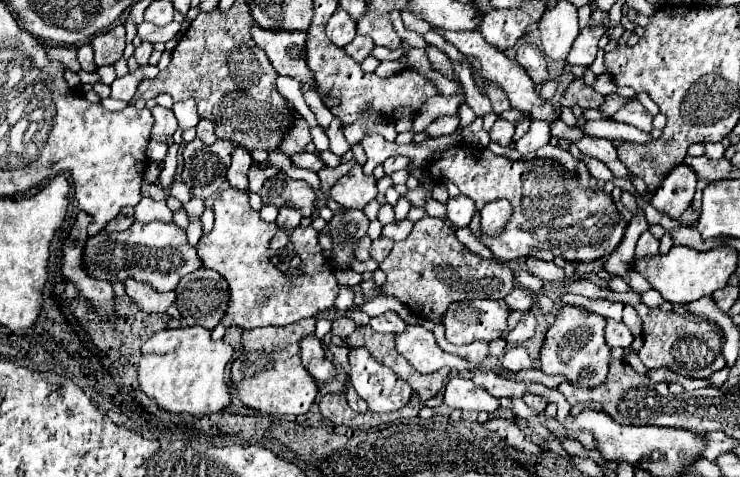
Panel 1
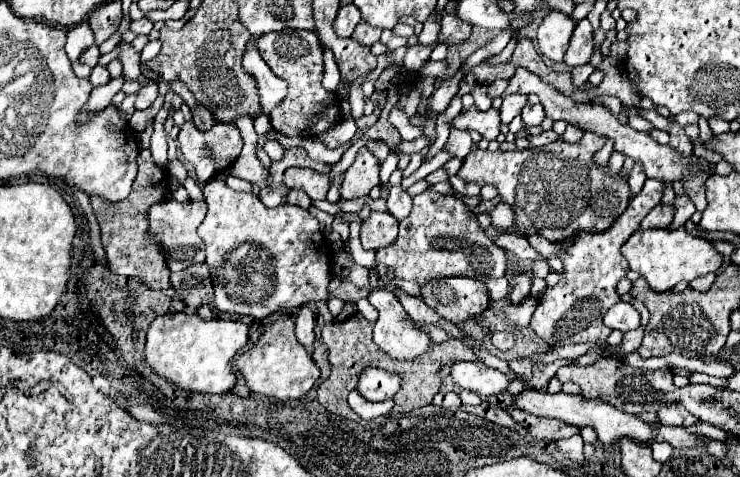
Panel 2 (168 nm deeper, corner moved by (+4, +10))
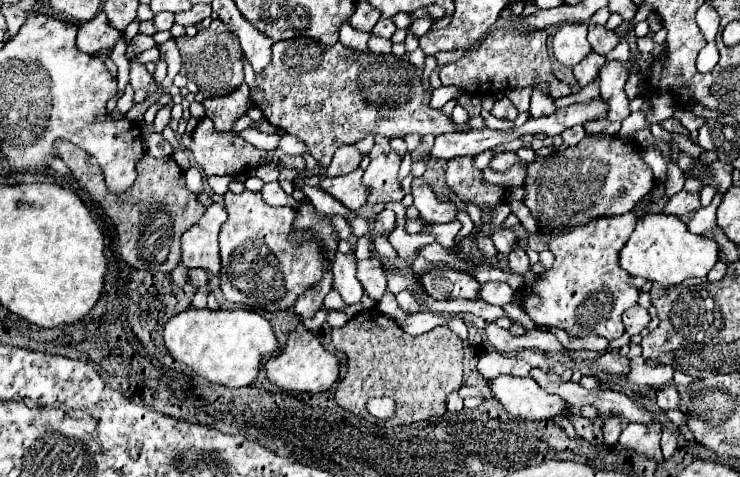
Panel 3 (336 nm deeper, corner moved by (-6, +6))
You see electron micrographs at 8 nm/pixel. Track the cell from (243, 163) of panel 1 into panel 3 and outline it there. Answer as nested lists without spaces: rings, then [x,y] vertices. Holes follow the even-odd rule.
[[[242,82],[240,88],[236,88],[228,96],[206,98],[202,104],[206,108],[206,116],[216,124],[218,132],[231,131],[234,123],[252,106],[250,88],[246,82]]]

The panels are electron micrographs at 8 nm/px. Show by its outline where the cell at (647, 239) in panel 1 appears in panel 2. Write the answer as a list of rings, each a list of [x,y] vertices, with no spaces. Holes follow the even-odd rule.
[[[654,206],[652,212],[642,220],[640,228],[642,230],[652,230],[652,228],[668,228],[670,222],[672,222],[672,216],[674,216],[674,210],[672,208],[664,208],[664,206]]]

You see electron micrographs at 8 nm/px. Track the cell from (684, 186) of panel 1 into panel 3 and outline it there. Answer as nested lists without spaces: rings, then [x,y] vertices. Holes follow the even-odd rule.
[[[628,212],[624,216],[616,218],[596,218],[588,224],[576,226],[568,232],[562,232],[548,242],[548,250],[554,254],[554,266],[544,270],[534,284],[522,286],[518,292],[522,294],[522,308],[524,312],[538,324],[538,326],[550,326],[550,328],[564,328],[570,336],[604,336],[608,340],[618,338],[624,332],[622,314],[626,308],[634,306],[638,302],[638,290],[630,284],[630,274],[616,264],[616,254],[620,252],[624,240],[628,240],[636,220],[640,214]]]

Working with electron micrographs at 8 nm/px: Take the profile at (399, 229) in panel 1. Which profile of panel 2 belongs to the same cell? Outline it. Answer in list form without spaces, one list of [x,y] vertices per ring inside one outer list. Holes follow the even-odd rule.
[[[400,184],[390,188],[386,202],[388,202],[388,214],[392,214],[398,222],[402,222],[412,210],[412,198],[400,188]]]

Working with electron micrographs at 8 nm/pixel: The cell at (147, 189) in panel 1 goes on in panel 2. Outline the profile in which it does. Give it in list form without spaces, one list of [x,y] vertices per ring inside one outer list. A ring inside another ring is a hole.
[[[142,150],[138,154],[138,176],[134,180],[132,194],[126,200],[112,204],[112,202],[102,200],[98,196],[90,198],[96,218],[98,218],[98,224],[100,224],[100,230],[102,230],[102,246],[106,250],[110,270],[120,276],[140,278],[152,290],[170,288],[170,270],[166,270],[166,260],[162,256],[162,250],[158,248],[158,244],[154,244],[154,240],[146,238],[146,228],[148,228],[146,212],[148,212],[150,204],[162,202],[164,196],[168,194],[168,182],[166,182],[168,178],[166,176],[168,176],[166,170],[158,168],[152,162],[150,150]]]

